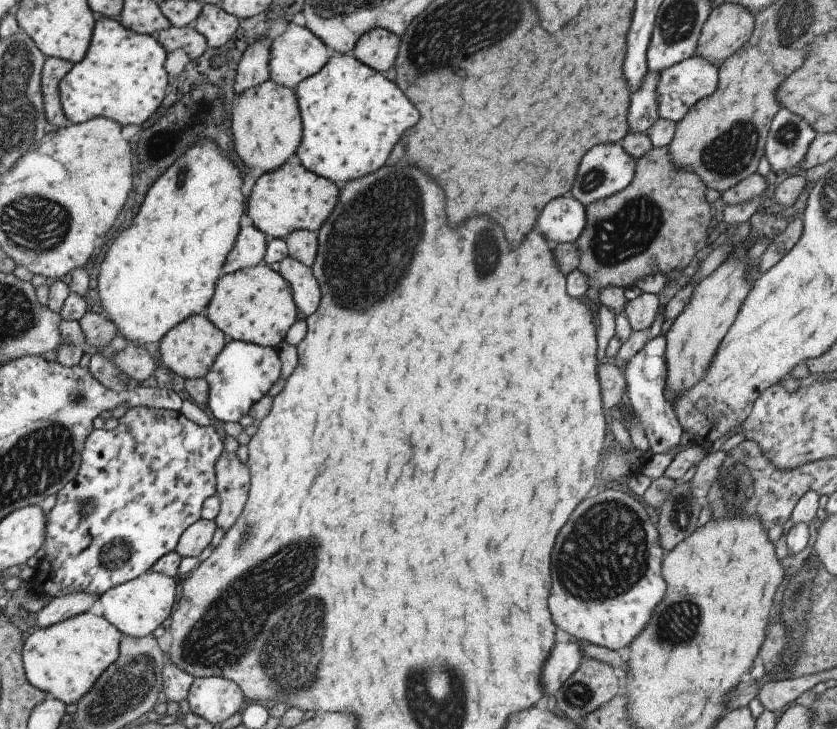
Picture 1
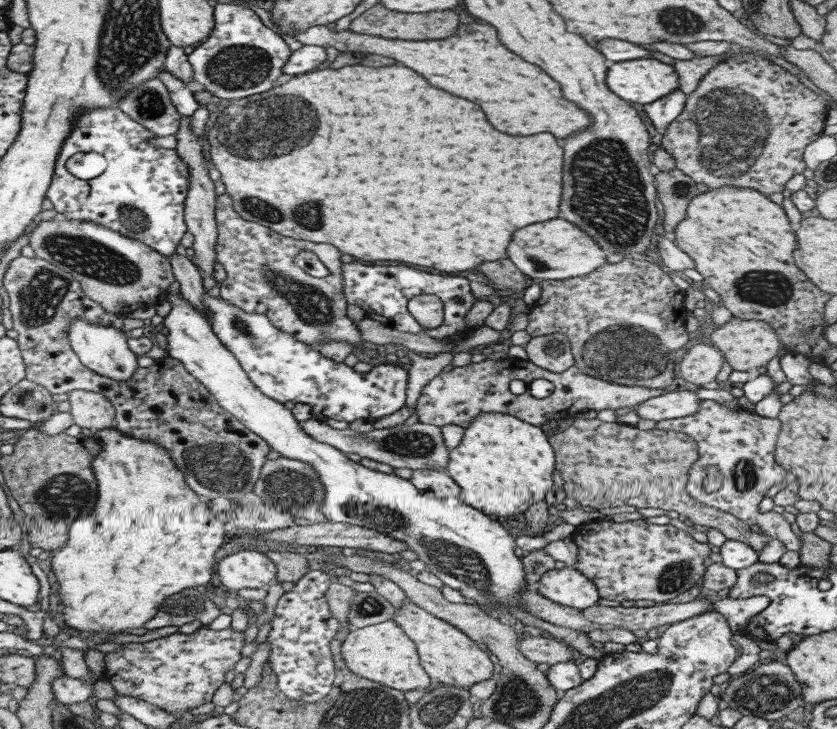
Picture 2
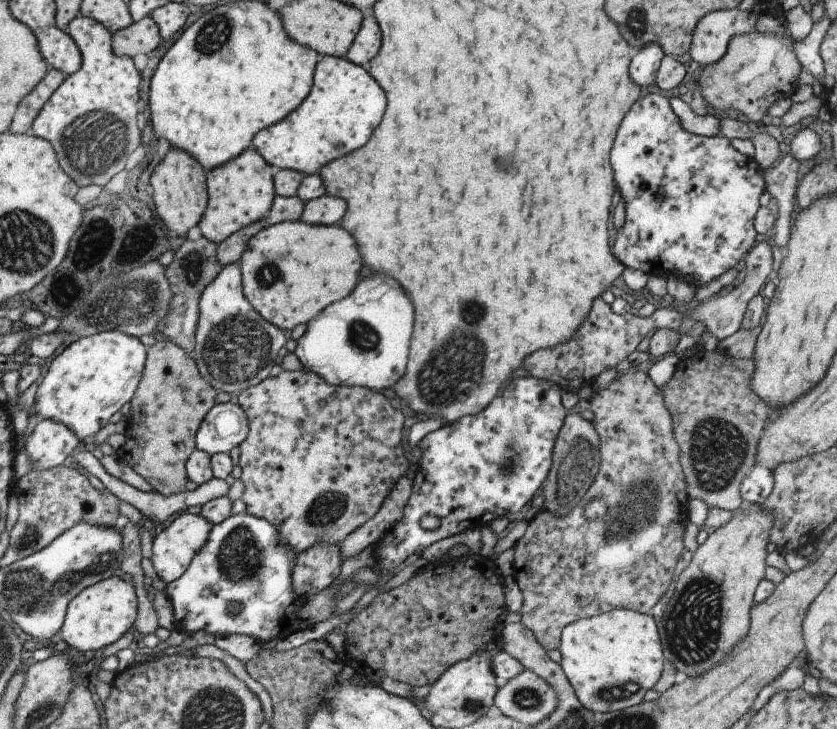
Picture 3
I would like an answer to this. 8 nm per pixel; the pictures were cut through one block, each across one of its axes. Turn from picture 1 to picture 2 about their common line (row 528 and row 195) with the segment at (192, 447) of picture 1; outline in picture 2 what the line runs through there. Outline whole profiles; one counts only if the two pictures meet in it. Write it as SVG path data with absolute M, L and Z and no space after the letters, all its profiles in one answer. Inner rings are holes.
M116 106L87 109L74 118L72 126L75 128L69 132L69 138L65 138L61 143L51 182L46 190L46 198L51 202L53 210L59 217L94 222L118 232L121 236L141 241L160 255L167 257L175 253L180 238L187 231L184 225L183 207L190 177L188 166L176 155L176 150L152 147L145 143L145 140L155 138L155 135L149 133L145 126L129 118ZM89 151L99 153L106 160L106 167L99 176L81 180L65 170L65 161L69 156Z

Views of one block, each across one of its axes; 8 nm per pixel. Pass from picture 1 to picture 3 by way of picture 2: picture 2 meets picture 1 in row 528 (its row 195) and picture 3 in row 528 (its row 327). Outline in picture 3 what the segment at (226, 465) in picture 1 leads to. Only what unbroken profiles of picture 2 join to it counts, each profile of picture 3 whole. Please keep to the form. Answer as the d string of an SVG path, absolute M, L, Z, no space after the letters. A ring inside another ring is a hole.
M281 370L277 376L265 377L259 384L242 390L237 395L237 404L243 410L249 428L247 438L238 446L237 464L241 468L239 478L244 484L244 491L240 499L245 504L247 514L263 518L263 520L271 522L271 526L277 528L277 538L281 538L281 542L285 542L285 546L289 546L295 555L309 549L309 546L321 544L321 542L338 545L345 536L359 528L361 524L371 520L397 481L403 477L404 471L408 469L409 464L404 459L400 440L405 415L392 408L389 399L381 393L363 387L329 386L317 374L305 372L305 370L302 372Z

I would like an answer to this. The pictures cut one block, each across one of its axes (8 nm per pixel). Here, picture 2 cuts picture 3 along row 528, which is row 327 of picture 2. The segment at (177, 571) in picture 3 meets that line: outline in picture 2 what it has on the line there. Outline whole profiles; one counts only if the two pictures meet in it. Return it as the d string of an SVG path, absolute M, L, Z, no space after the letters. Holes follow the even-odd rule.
M174 280L166 288L166 295L163 294L163 298L166 298L171 306L169 312L162 317L159 326L167 337L168 356L181 362L183 369L209 391L209 395L222 410L244 424L253 434L261 437L270 446L270 450L279 452L281 457L305 462L315 470L320 484L324 487L324 502L320 509L326 518L325 521L361 526L406 544L406 549L415 552L417 560L423 562L425 570L434 574L443 585L458 590L463 598L469 598L487 614L497 610L505 612L505 609L511 606L523 609L518 600L528 584L525 581L520 557L513 553L516 544L503 526L480 510L462 503L458 497L440 499L441 508L437 508L435 502L433 504L429 502L427 504L429 516L427 512L421 514L419 507L423 504L417 489L409 483L409 480L404 480L391 471L381 473L367 469L360 462L347 459L345 454L336 448L309 438L308 434L300 429L291 410L286 410L283 404L261 395L239 367L237 360L221 345L217 336L213 335L207 319L179 292L177 281Z

